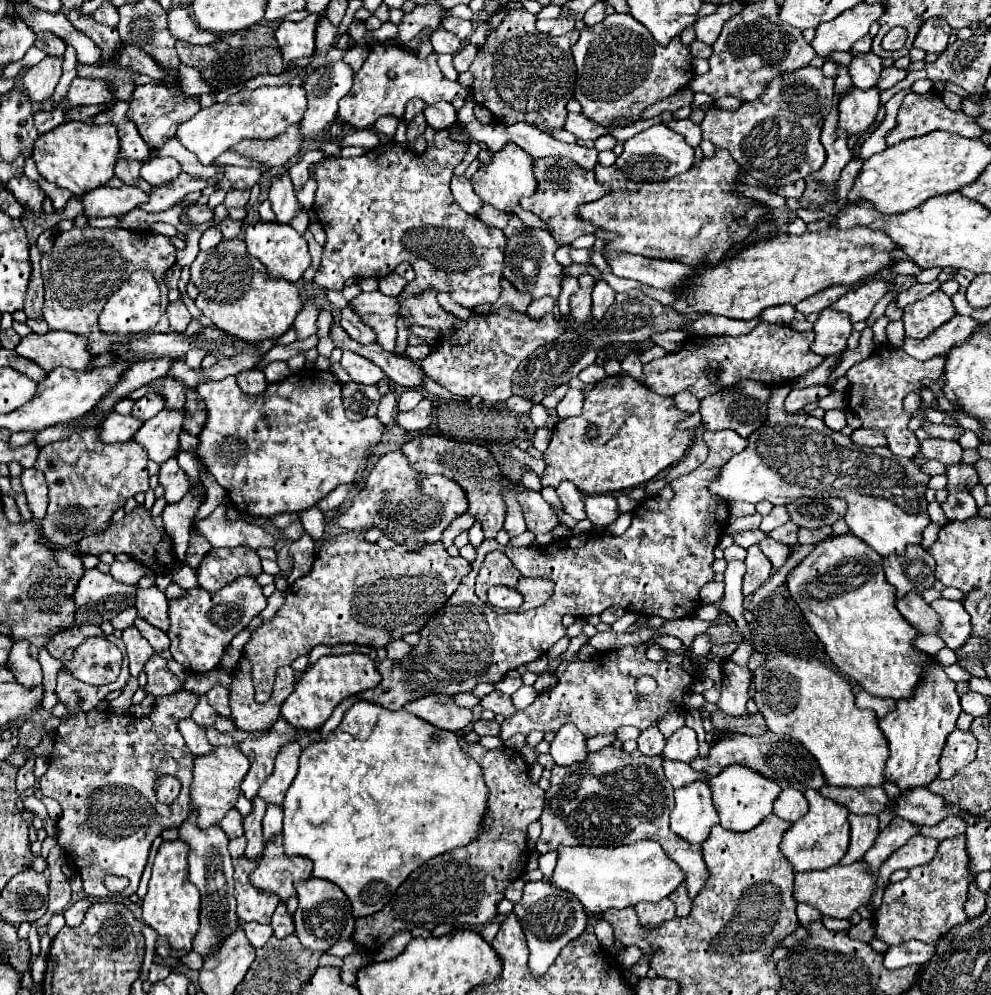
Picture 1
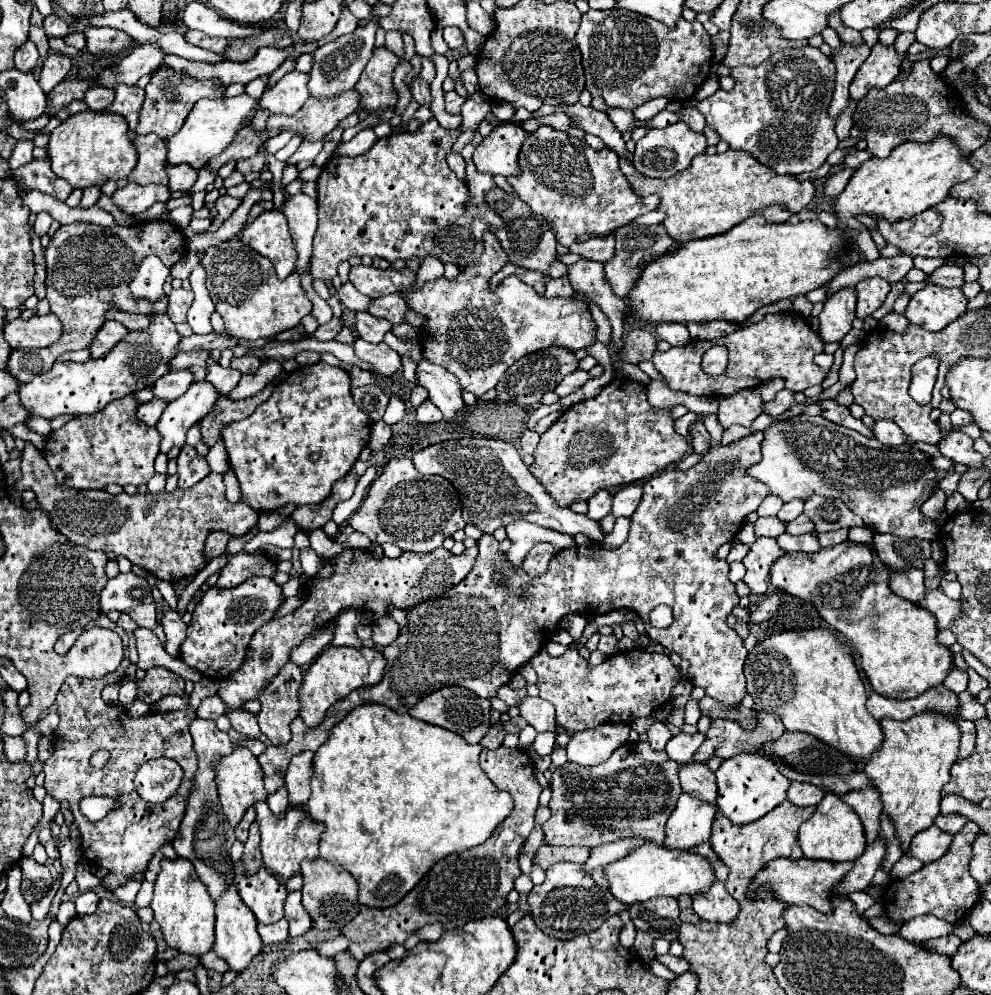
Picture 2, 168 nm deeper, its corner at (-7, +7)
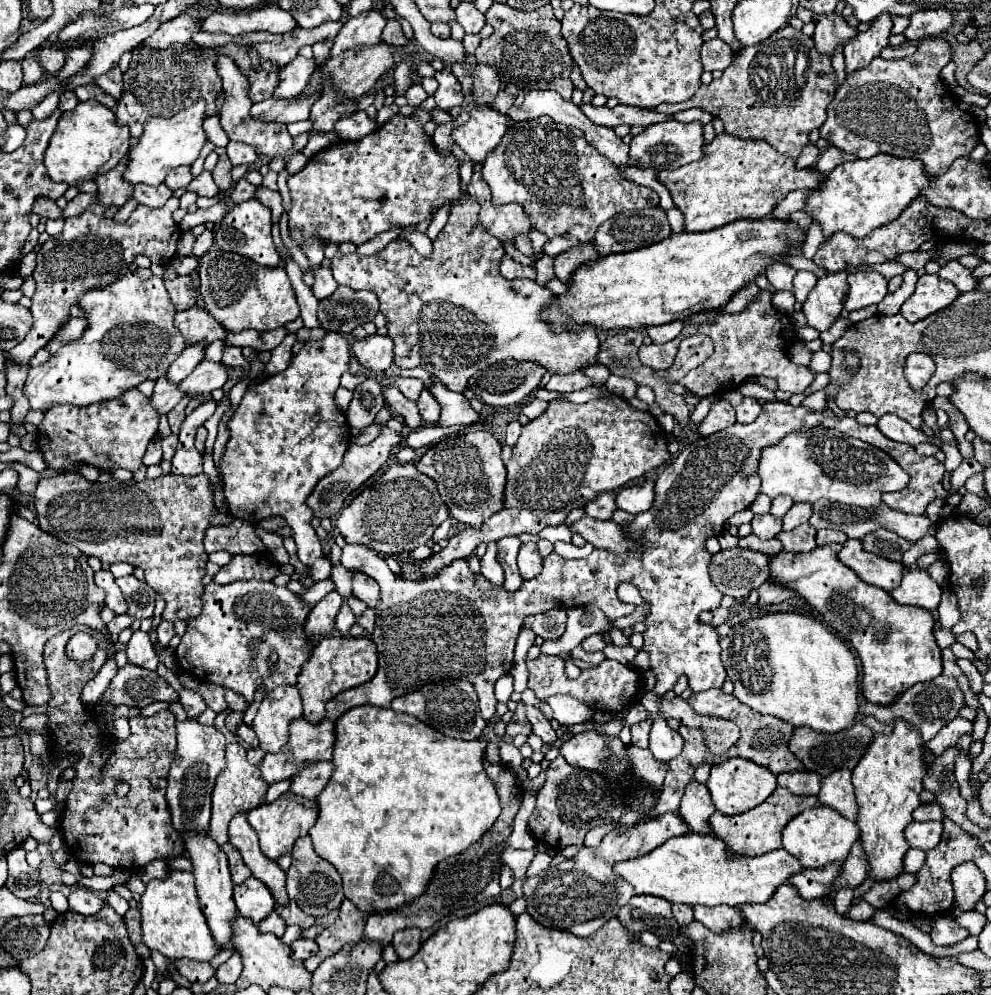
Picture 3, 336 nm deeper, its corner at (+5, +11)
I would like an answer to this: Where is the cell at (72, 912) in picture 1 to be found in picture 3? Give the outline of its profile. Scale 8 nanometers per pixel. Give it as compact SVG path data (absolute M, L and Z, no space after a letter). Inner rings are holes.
M76 888L68 896L68 904L70 904L72 912L84 914L84 916L98 914L106 906L106 902L94 890L90 890L90 888Z

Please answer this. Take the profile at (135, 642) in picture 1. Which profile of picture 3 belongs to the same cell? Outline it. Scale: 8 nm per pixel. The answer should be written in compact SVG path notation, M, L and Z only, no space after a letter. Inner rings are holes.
M136 630L132 634L128 648L126 648L126 656L128 656L130 664L142 666L146 670L156 670L156 666L158 666L158 656L154 652L150 636L148 636L148 632L142 632L142 630Z

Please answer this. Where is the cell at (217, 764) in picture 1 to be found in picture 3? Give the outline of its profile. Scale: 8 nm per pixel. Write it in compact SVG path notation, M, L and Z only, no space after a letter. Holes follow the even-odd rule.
M238 742L226 746L226 770L216 778L212 790L212 818L210 818L210 836L222 846L228 842L228 824L238 814L238 810L252 810L264 802L268 784L262 780L260 770L246 760L246 748Z

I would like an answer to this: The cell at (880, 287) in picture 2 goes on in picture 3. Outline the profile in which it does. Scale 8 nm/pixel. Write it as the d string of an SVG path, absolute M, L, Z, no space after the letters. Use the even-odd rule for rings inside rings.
M858 270L848 276L848 296L844 308L848 312L860 310L872 304L880 304L888 294L888 282L876 270Z

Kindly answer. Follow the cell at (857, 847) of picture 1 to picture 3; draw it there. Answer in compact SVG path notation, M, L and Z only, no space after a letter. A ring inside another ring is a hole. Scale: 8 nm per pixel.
M840 768L834 770L830 776L822 778L818 800L840 812L844 818L856 820L856 802L850 776L852 772L848 768Z

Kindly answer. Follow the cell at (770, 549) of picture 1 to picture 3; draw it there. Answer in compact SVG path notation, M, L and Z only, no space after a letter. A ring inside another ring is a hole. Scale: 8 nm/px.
M800 524L790 532L780 532L778 540L784 544L786 552L810 552L816 548L816 530L810 524Z

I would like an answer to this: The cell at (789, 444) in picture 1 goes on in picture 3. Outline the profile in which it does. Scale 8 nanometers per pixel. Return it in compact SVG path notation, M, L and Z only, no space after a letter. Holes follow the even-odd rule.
M826 428L798 432L786 436L786 440L774 448L764 448L758 474L762 478L762 492L770 498L780 494L790 496L794 502L816 502L828 498L858 508L878 506L884 492L902 490L910 480L886 452Z

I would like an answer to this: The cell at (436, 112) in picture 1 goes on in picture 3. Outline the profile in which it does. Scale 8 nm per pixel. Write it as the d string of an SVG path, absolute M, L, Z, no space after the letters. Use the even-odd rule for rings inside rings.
M446 66L446 68L440 70L440 72L436 72L434 78L436 78L438 84L440 84L438 90L436 90L436 94L434 94L438 108L450 112L454 106L460 106L460 104L464 102L462 86L460 86L460 82L458 82L458 78L454 76L454 72L452 72L450 66Z

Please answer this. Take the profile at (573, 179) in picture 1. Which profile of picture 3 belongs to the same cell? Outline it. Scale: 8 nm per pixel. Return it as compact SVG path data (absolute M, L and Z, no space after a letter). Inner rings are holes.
M550 116L512 124L498 148L486 158L482 176L492 188L494 202L522 204L538 232L548 238L568 234L586 244L594 240L598 226L614 214L658 206L660 202L654 190L626 180L584 138L572 134L564 124L556 124Z

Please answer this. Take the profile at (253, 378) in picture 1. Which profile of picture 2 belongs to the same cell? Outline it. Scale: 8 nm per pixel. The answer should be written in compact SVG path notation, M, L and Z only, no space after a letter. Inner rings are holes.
M240 356L240 358L232 358L232 368L236 368L236 370L240 370L242 374L254 374L258 368L260 368L260 360L258 358L254 358L254 356Z

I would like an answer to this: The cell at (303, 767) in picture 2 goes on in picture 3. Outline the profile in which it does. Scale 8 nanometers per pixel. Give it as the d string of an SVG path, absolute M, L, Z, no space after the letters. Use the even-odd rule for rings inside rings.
M318 762L318 764L310 764L302 768L302 772L298 772L298 776L292 778L290 792L302 798L314 800L330 782L332 770L334 770L332 762Z

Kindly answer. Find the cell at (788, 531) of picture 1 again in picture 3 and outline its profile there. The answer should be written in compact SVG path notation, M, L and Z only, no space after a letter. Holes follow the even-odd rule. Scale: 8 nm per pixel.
M808 502L794 504L794 506L786 512L786 516L782 518L782 520L784 520L784 530L794 530L796 526L808 522L810 516L812 516L812 504L808 504Z

